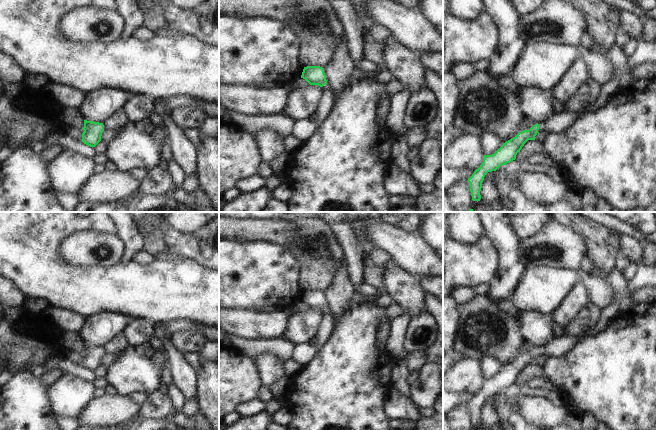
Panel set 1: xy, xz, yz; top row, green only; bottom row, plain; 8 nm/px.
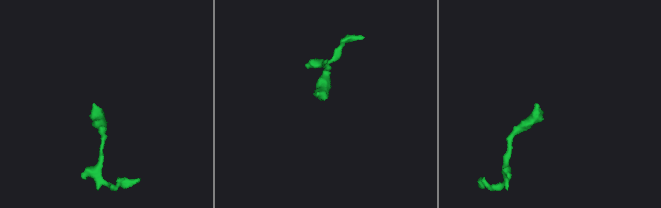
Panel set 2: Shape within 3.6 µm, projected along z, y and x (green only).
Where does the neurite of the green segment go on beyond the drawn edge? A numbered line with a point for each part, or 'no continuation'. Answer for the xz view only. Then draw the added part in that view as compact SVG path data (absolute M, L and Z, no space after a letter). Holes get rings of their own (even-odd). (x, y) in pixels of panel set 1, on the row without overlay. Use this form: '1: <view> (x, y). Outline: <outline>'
1: xz (325, 328). Outline: M327 307L323 310L323 318L318 326L318 330L314 337L316 339L316 345L314 347L317 349L317 351L320 350L323 347L323 345L327 342L331 335L333 327L334 319L332 318L330 310Z

